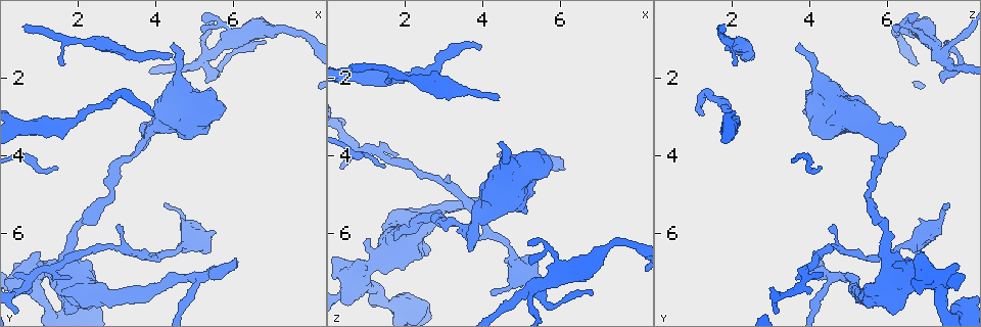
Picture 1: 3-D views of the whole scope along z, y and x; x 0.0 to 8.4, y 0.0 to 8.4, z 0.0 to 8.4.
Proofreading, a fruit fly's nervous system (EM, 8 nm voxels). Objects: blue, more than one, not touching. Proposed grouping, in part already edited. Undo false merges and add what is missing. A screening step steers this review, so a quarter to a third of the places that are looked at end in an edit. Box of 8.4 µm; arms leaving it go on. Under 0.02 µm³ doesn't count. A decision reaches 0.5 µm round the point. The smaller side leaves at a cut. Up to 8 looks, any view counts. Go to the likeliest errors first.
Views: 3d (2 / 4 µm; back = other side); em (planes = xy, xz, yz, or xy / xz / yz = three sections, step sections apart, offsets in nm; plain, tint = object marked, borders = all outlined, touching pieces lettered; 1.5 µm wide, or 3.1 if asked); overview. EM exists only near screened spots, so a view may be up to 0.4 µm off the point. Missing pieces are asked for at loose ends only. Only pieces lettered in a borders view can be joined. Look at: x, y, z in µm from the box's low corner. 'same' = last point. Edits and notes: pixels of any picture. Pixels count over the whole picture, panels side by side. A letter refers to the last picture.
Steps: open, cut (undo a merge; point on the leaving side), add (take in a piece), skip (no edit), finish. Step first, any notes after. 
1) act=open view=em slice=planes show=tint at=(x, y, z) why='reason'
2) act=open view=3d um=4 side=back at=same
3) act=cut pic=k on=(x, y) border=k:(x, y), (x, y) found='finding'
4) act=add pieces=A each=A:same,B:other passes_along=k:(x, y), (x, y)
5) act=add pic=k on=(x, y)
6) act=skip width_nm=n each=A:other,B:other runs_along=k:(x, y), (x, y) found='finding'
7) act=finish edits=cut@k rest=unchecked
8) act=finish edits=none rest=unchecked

act=open view=3d um=4 at=(5.20, 1.55, 7.45) why='sudden change in width'

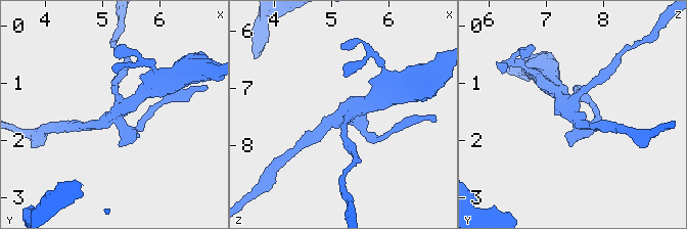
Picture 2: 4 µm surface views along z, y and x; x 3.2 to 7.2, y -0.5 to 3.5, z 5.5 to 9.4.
act=open view=em slice=planes show=borders at=(5.25, 1.55, 7.45) arms=4

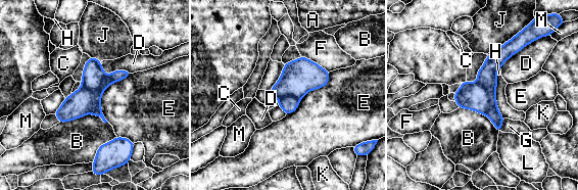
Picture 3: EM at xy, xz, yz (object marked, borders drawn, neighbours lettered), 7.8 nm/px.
act=cut pic=3 on=(486, 77) each=A:other,B:other,C:other,D:other,E:other,F:other,G:other,H:other,J:other,K:other,L:other,M:other part_leaving=3:(508, 46), (490, 66), (498, 128) found='two neurons meet here'

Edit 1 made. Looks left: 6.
act=open view=em slice=planes show=borders at=(3.90, 2.95, 1.20) why='end of a long branch'

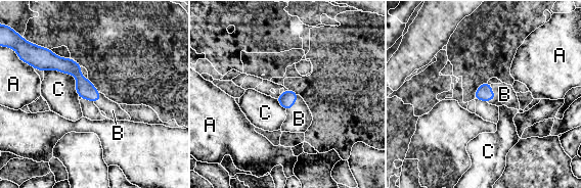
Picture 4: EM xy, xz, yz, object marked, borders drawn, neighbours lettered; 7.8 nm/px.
act=add pieces=B each=A:other,B:same,C:other passes_along=4:(484, 92), (494, 95), (504, 94) found='it goes on there'

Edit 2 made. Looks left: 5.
act=open view=3d um=4 at=(0.65, 0.60, 1.90) why='branch stops here'

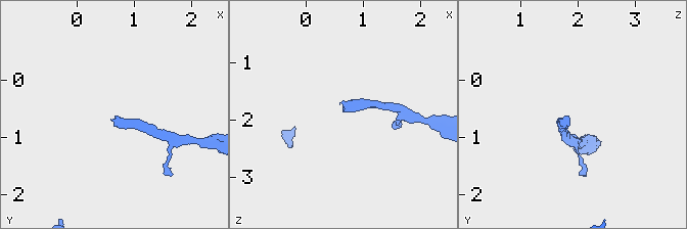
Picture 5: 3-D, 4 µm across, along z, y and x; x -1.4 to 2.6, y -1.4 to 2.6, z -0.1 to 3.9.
act=open view=em slice=yz step=8 show=borders at=(0.60, 0.60, 1.85)

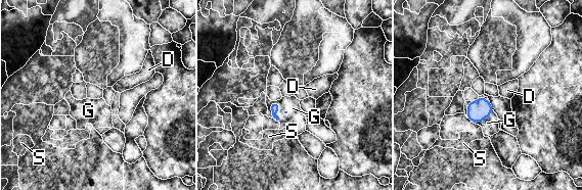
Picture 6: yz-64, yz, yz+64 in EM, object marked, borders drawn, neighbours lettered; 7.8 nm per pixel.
act=open view=em slice=planes show=borders at=same why='cut it another way'

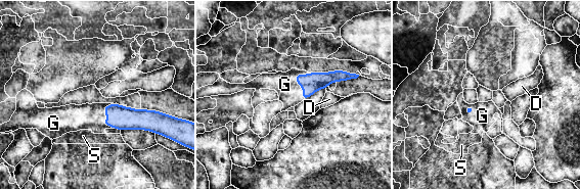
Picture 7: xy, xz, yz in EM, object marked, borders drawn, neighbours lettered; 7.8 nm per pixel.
act=add pieces=G each=D:other,G:same,S:other passes_along=7:(311, 83), (296, 81), (290, 92) found='the neuron continues'

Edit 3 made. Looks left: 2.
act=finish edits=cut@3,add@4,add@7 rest=unchecked

